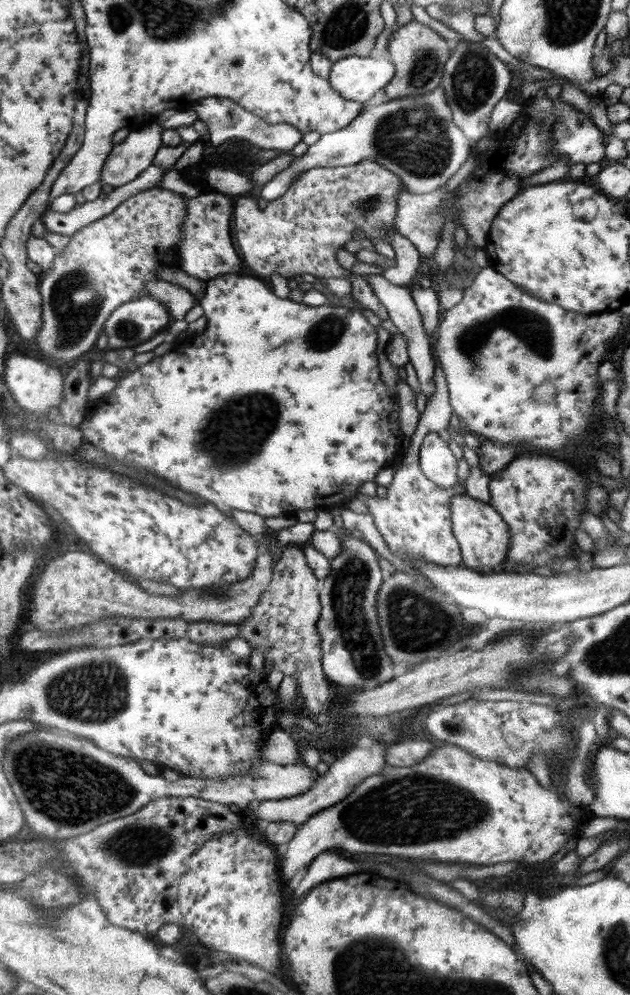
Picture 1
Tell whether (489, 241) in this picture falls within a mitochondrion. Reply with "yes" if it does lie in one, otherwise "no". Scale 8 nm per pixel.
no

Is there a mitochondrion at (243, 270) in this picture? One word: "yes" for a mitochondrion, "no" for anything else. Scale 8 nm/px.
no

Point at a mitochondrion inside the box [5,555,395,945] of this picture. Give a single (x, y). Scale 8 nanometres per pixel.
(77, 789)

